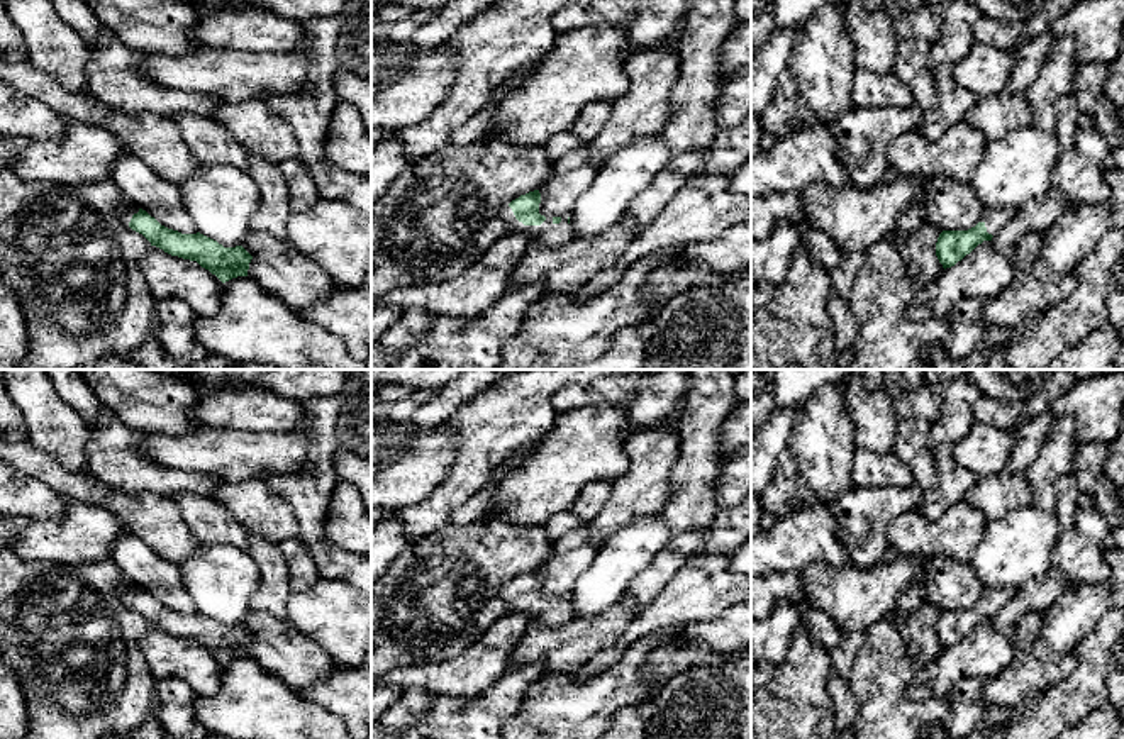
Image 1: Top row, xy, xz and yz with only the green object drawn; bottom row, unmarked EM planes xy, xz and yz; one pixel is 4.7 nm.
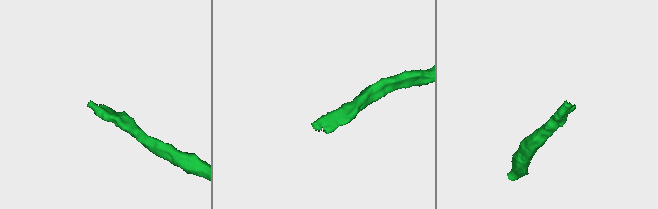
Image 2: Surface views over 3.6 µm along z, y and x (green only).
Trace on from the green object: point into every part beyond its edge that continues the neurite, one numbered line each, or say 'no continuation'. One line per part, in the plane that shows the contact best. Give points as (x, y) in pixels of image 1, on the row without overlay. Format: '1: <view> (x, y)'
1: xz (555, 614)

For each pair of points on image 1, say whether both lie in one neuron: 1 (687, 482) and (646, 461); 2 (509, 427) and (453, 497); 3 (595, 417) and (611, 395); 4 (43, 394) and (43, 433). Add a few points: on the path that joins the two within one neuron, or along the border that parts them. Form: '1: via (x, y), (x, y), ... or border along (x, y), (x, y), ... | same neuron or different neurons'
1: border along (680, 436), (672, 492), (658, 512) | different neurons
2: via (492, 444), (473, 463), (463, 480) | same neuron
3: border along (565, 412), (617, 404), (633, 429) | different neurons
4: via (43, 404), (43, 422) | same neuron

